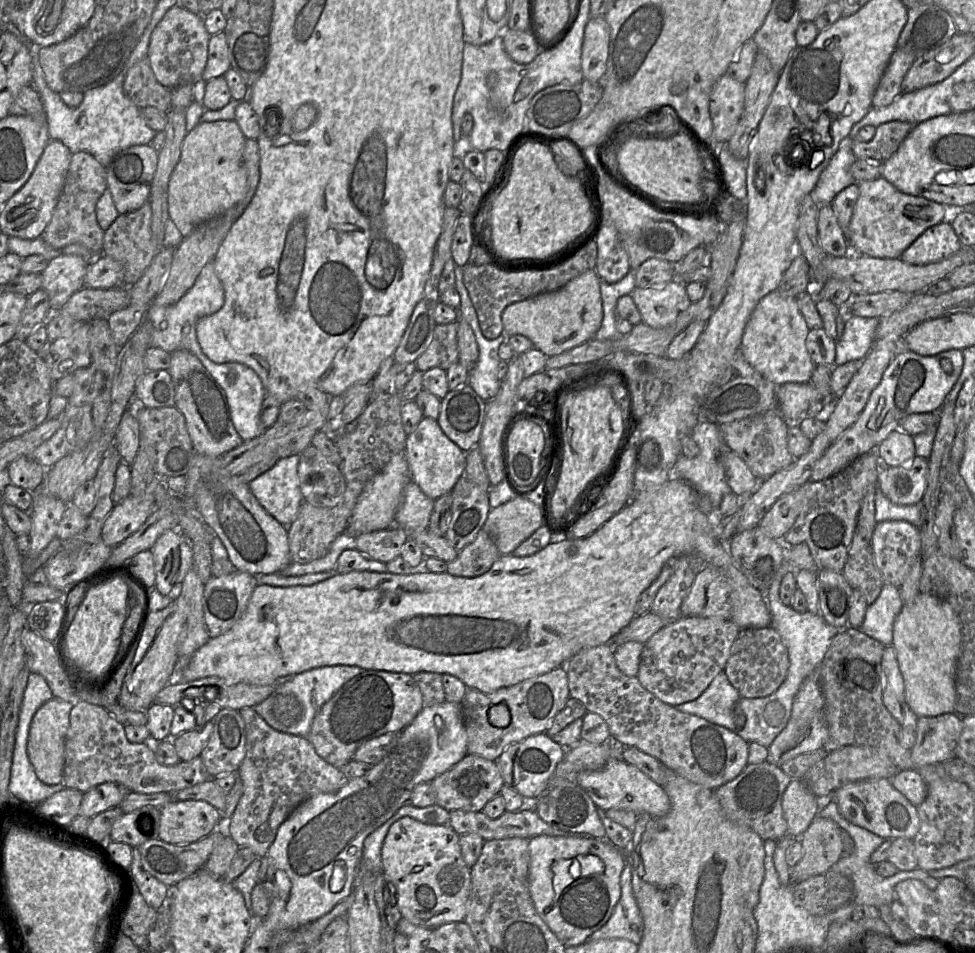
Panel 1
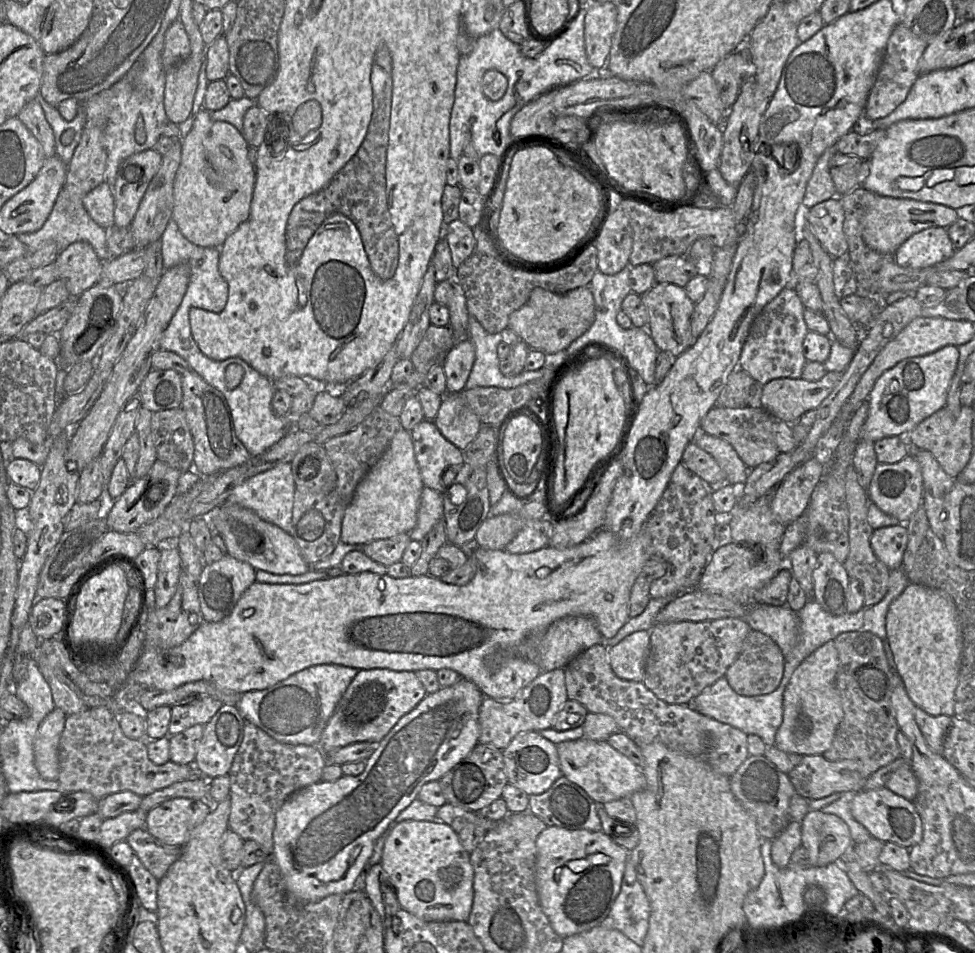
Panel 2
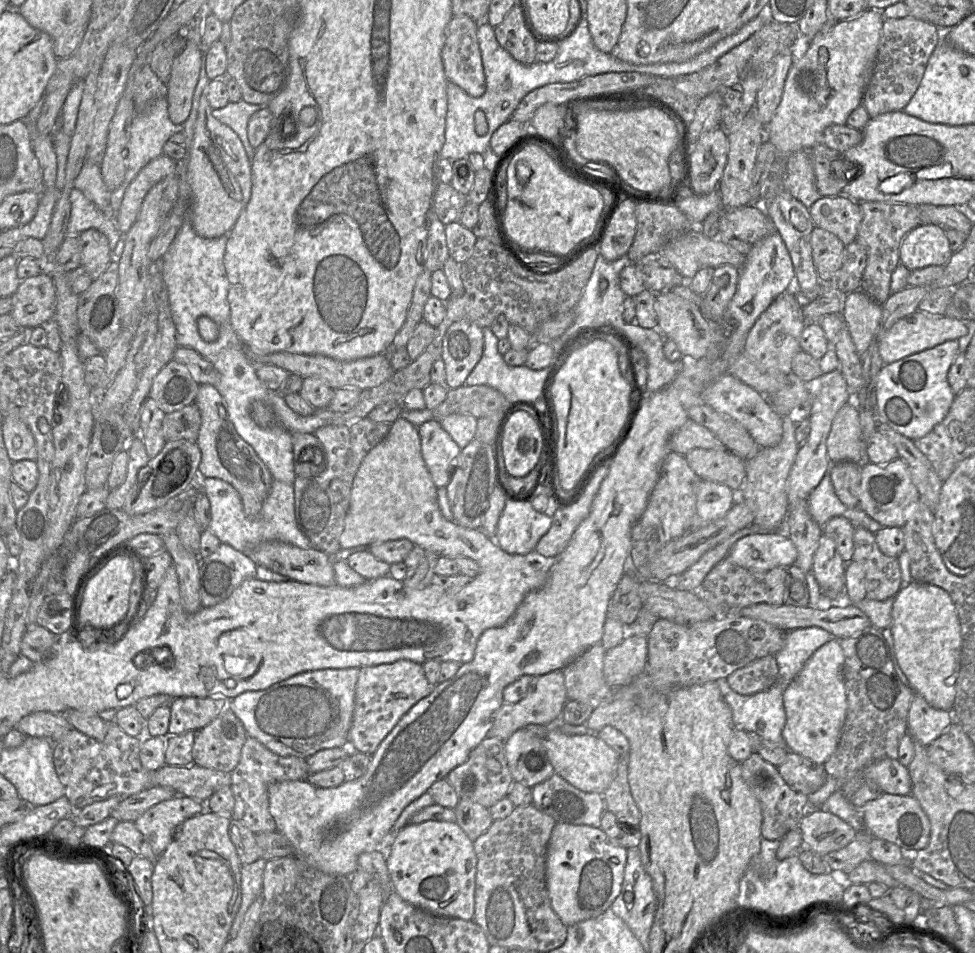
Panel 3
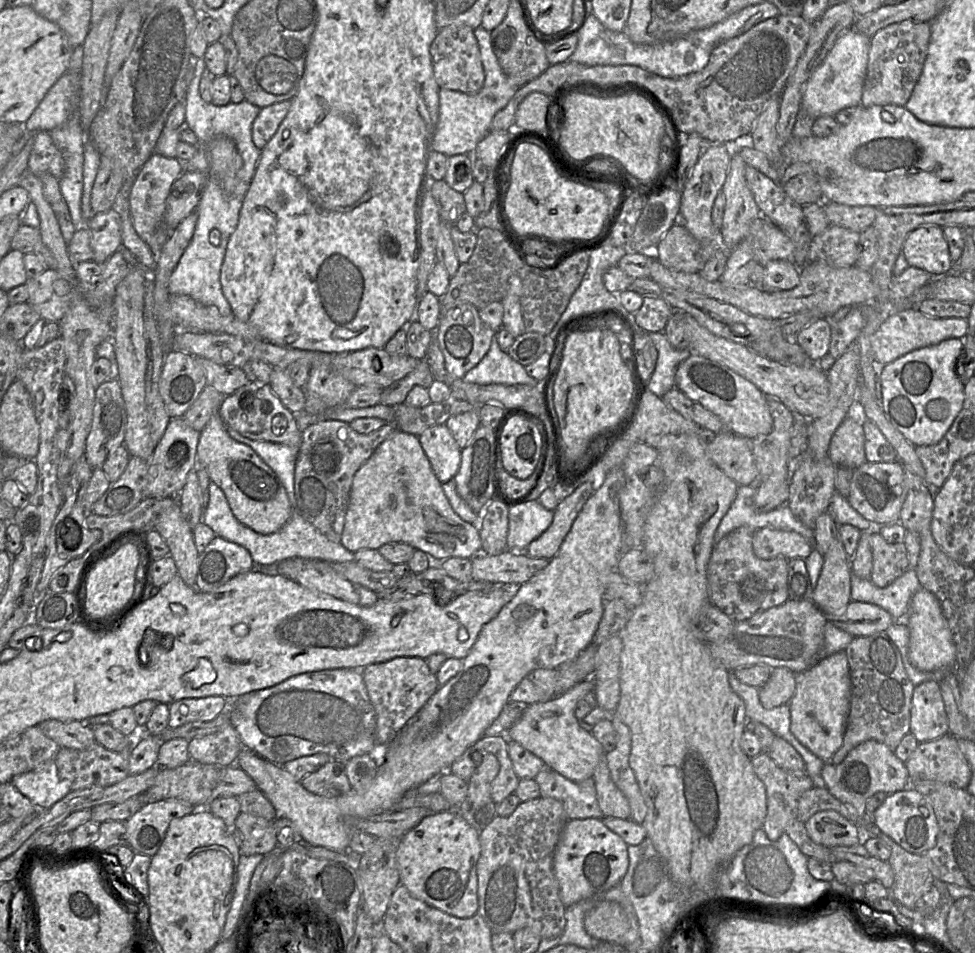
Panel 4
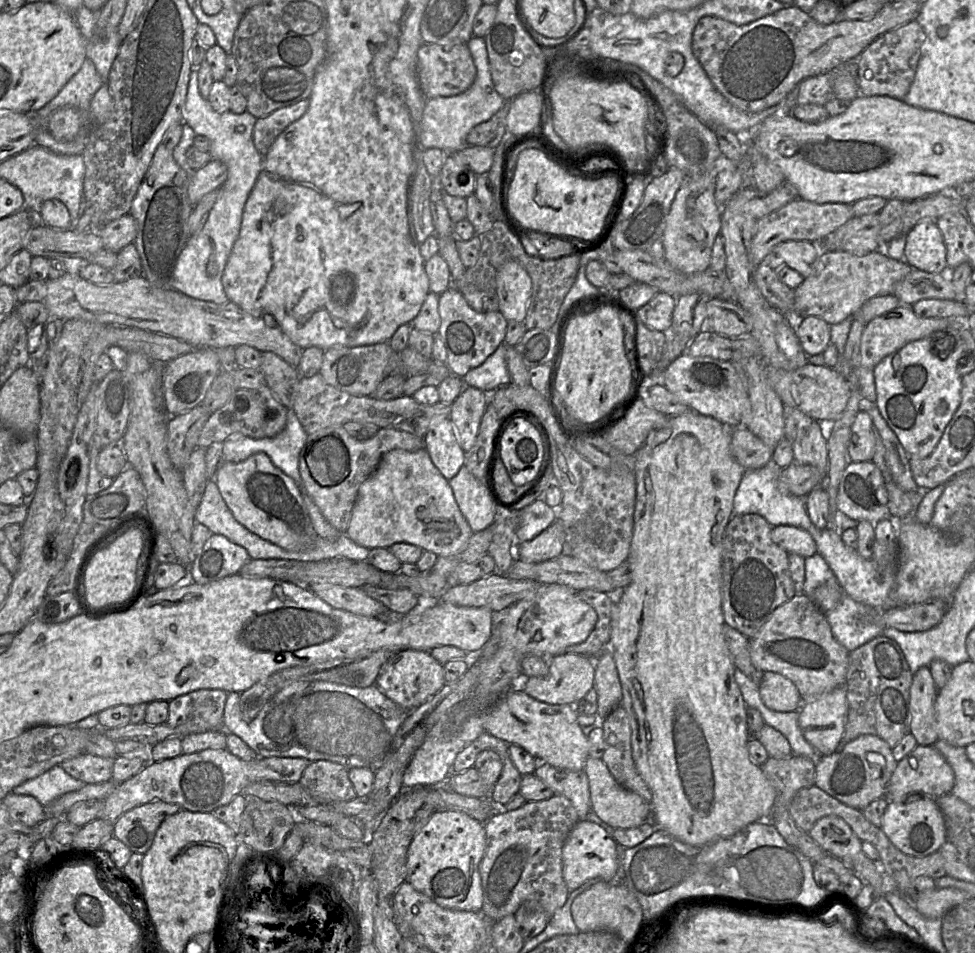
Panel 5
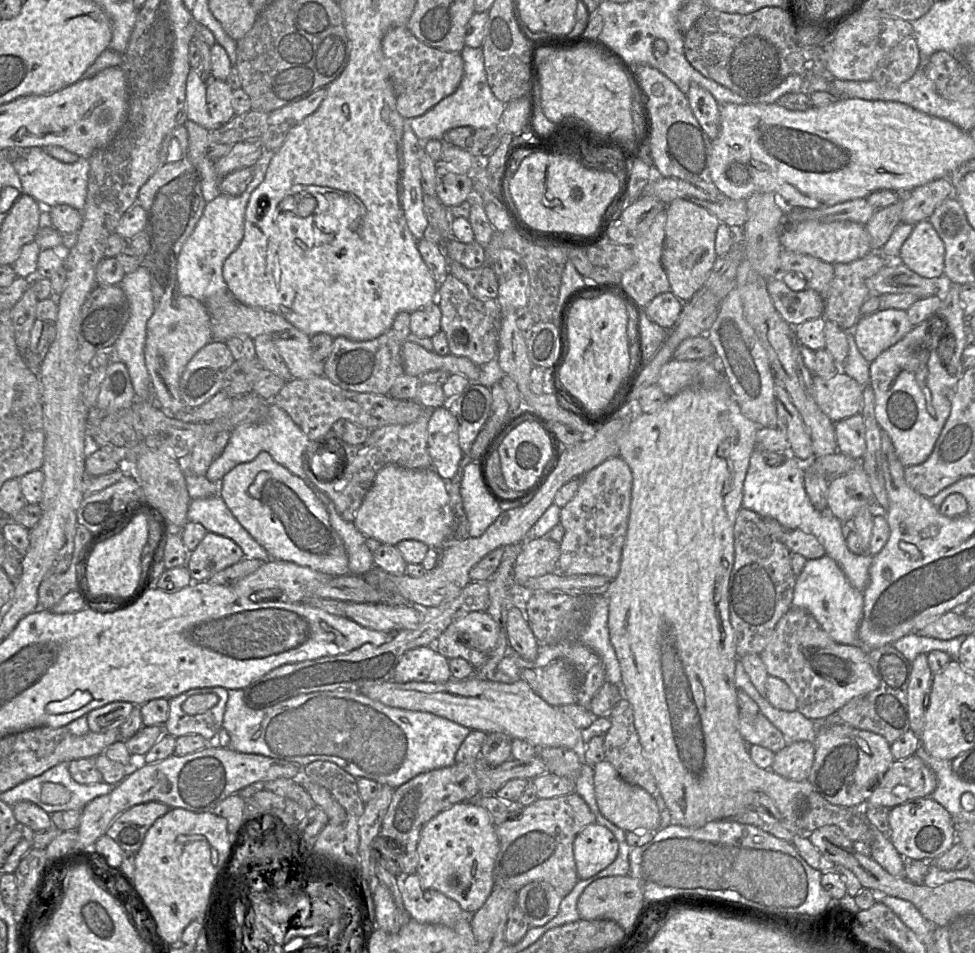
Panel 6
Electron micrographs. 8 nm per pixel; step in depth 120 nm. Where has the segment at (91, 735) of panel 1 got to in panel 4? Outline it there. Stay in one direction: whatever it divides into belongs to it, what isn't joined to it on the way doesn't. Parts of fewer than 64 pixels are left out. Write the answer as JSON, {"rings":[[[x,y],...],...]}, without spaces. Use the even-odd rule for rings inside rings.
{"rings":[[[98,743],[85,750],[62,747],[54,760],[62,779],[68,780],[71,790],[92,786],[111,786],[129,776],[130,749],[110,751]]]}

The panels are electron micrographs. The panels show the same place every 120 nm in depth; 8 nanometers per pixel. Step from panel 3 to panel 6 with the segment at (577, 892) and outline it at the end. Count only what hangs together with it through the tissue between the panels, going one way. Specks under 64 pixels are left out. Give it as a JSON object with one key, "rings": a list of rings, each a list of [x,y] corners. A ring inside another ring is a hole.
{"rings":[[[597,823],[584,827],[575,837],[573,854],[580,880],[595,876],[614,862],[619,844],[612,832]]]}

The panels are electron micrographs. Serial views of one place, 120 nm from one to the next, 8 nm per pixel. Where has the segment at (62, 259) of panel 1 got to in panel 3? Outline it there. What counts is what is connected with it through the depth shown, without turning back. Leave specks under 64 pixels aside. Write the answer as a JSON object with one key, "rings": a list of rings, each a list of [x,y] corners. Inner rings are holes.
{"rings":[[[88,229],[79,234],[81,244],[81,265],[92,281],[106,270],[113,259],[113,252],[104,234],[96,229]]]}

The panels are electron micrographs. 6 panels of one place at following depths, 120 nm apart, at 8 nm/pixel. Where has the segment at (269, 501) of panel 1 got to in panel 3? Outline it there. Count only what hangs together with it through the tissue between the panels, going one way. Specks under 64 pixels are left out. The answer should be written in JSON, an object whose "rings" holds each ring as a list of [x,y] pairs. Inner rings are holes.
{"rings":[[[201,478],[195,486],[198,486],[209,500],[211,514],[209,529],[221,543],[232,546],[248,557],[249,552],[256,545],[265,541],[276,540],[301,549],[312,548],[310,540],[303,534],[296,523],[293,485],[273,479],[270,491],[257,518],[250,518],[246,515],[239,493],[228,482],[219,478]]]}

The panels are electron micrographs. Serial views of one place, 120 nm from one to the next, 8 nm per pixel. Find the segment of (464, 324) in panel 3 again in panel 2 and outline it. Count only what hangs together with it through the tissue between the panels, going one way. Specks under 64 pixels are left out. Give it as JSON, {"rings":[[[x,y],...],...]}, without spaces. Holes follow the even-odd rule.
{"rings":[[[457,341],[443,363],[447,393],[458,393],[465,389],[474,362],[475,346],[472,341]]]}

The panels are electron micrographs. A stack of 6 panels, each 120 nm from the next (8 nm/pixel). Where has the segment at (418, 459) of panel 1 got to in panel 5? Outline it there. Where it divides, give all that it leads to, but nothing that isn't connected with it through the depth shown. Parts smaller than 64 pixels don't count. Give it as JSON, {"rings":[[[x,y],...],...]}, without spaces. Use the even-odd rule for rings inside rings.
{"rings":[[[449,417],[434,423],[425,436],[424,449],[446,480],[451,480],[465,465],[466,453],[461,448]]]}

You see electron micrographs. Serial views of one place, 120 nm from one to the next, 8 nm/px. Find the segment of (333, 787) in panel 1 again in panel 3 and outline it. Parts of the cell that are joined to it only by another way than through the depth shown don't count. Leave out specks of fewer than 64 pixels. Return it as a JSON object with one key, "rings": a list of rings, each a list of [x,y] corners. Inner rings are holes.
{"rings":[[[247,736],[240,760],[231,772],[231,790],[235,799],[231,819],[239,820],[255,834],[277,830],[276,822],[269,812],[268,786],[274,782],[306,780],[309,774],[305,758],[279,756],[257,739]]]}

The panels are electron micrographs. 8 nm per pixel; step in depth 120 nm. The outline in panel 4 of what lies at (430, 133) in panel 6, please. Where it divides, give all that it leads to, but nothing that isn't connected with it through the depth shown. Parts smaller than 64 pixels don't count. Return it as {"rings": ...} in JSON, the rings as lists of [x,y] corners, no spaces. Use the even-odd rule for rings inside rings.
{"rings":[[[479,26],[474,30],[477,39],[481,61],[484,69],[483,87],[475,94],[460,91],[440,89],[439,118],[432,138],[432,151],[446,156],[474,152],[477,144],[490,130],[490,124],[495,114],[504,108],[518,90],[518,86],[509,83],[509,78],[503,72],[493,51],[490,32]]]}

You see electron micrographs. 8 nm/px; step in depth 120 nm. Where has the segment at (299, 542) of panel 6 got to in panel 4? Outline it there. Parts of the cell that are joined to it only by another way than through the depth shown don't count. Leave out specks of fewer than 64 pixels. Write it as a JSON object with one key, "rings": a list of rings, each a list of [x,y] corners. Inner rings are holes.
{"rings":[[[218,412],[200,432],[197,462],[224,492],[232,513],[241,524],[259,534],[269,535],[279,531],[289,520],[292,507],[280,479],[251,447],[229,435]]]}

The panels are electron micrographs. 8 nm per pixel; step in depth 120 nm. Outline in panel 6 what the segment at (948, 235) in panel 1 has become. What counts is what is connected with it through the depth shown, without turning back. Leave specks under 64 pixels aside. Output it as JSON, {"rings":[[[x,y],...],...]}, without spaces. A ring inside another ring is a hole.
{"rings":[[[928,220],[914,225],[898,257],[899,262],[928,279],[939,279],[944,274],[944,259],[944,243]]]}

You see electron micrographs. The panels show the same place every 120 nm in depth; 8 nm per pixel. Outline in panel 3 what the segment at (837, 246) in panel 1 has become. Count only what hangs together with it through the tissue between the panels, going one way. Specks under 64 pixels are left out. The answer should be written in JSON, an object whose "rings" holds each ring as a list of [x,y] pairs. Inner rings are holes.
{"rings":[[[842,194],[821,197],[809,211],[816,227],[833,233],[845,246],[856,240],[862,221],[860,202]]]}

